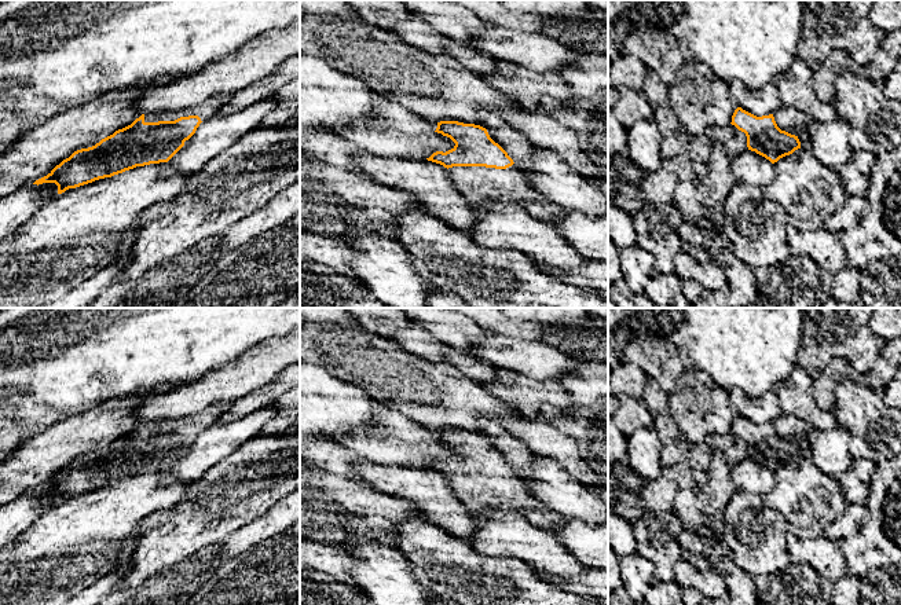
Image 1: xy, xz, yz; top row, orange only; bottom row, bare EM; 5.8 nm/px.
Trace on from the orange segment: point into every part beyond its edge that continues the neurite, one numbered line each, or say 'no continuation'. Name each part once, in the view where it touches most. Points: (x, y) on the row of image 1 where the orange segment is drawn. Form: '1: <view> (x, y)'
1: xy (208, 109)

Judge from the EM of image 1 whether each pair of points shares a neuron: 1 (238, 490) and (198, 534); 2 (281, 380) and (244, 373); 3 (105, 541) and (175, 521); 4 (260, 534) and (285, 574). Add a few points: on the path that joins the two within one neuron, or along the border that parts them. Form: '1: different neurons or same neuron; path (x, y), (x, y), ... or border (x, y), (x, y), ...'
1: same neuron; path (227, 501), (205, 523)
2: different neurons; border (285, 367), (270, 381), (246, 395)
3: different neurons; border (163, 509), (147, 514), (142, 520), (132, 553)
4: different neurons; border (285, 528), (260, 541), (237, 557)

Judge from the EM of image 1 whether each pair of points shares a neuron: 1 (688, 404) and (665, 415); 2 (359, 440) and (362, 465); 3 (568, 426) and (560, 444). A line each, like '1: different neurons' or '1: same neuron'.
1: different neurons
2: different neurons
3: different neurons

